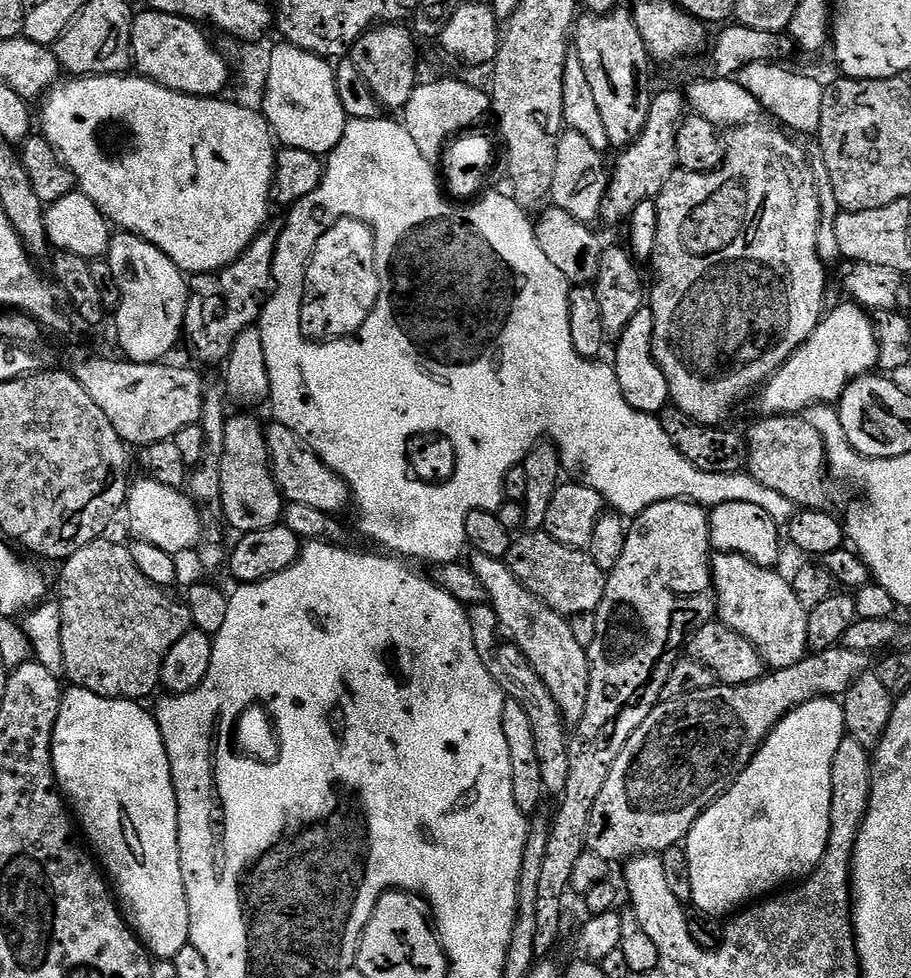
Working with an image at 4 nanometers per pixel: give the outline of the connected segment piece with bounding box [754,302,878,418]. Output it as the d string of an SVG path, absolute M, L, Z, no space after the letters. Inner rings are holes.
M855 302L840 304L829 311L820 321L820 325L806 338L806 342L798 349L781 368L770 377L765 384L760 385L755 393L756 416L794 416L807 413L813 404L832 404L839 401L844 387L851 380L860 376L875 373L878 368L878 338L873 317Z

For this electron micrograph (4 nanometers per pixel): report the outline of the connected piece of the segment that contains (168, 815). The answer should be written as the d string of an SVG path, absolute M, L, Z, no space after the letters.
M69 687L63 693L58 710L58 722L54 726L52 735L52 768L56 772L57 785L65 801L70 805L83 835L84 832L88 835L87 843L95 859L102 865L103 875L114 893L114 899L124 919L128 922L128 927L136 933L140 943L156 960L173 960L178 950L182 950L190 943L190 906L186 898L186 886L182 878L182 858L178 846L178 798L174 794L174 778L170 770L170 758L166 754L166 742L162 742L162 730L158 726L155 715L149 709L147 712L144 707L143 703L135 700L111 700L102 698L85 688Z

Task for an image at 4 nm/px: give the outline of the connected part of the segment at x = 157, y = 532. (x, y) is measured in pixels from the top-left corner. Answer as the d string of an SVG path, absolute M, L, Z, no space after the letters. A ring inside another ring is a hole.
M142 476L127 489L126 514L135 539L150 542L160 550L172 555L201 543L200 516L191 496L178 488L167 488L152 479Z

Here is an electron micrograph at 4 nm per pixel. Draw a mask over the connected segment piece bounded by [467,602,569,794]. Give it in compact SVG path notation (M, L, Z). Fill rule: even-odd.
M483 602L471 605L467 609L470 630L474 638L474 646L478 650L478 658L482 658L482 666L498 682L498 686L509 700L517 700L526 710L526 718L530 718L530 730L534 730L534 738L538 750L538 762L542 766L542 782L545 793L559 794L563 792L568 773L568 746L564 740L564 728L560 708L554 698L546 690L542 678L530 666L530 662L520 652L518 645L505 638L500 631L500 623L491 604Z

